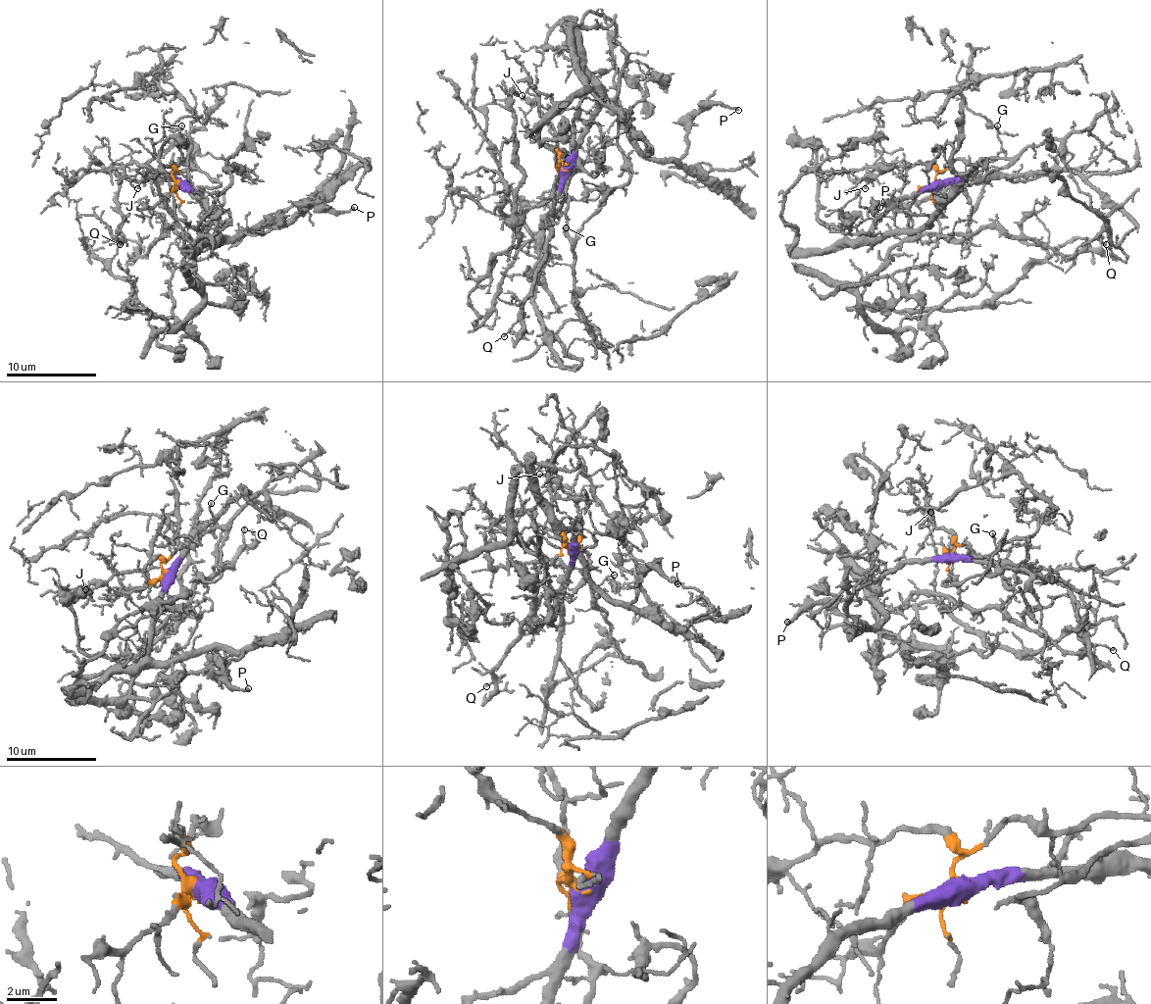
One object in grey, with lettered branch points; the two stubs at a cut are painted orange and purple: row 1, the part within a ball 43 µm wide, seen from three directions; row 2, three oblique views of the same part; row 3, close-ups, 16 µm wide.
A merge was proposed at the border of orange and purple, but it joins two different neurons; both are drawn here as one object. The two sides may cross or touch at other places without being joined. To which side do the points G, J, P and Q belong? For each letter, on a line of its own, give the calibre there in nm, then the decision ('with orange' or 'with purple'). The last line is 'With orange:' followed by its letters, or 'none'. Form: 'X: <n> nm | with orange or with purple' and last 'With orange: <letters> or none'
G: 120 nm | with orange
J: 160 nm | with orange
P: 180 nm | with purple
Q: 140 nm | with purple
With orange: G, J

